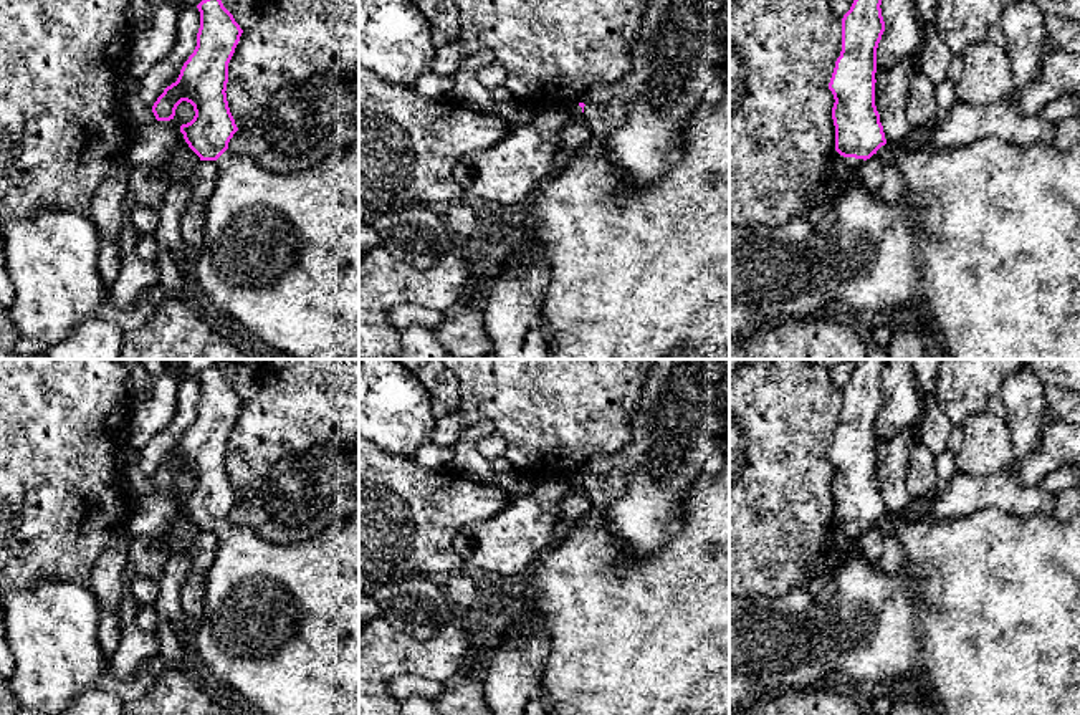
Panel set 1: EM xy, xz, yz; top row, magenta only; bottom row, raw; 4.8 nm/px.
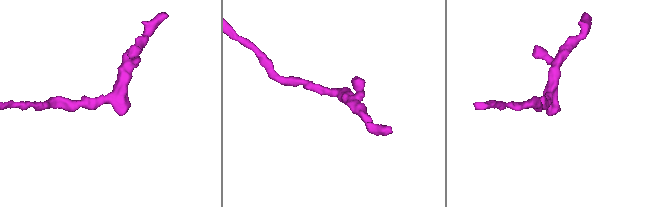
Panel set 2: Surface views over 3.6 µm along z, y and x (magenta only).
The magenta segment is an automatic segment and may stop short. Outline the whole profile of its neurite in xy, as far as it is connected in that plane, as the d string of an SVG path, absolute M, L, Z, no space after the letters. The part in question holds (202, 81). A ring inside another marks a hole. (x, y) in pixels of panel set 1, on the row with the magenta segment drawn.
M202 0L197 8L200 12L197 46L184 63L177 81L167 86L152 106L152 113L157 121L170 121L174 119L175 109L182 101L190 103L194 106L195 116L190 122L180 126L180 132L200 161L213 161L218 169L217 184L205 209L205 240L200 248L195 280L205 298L215 306L217 311L233 318L243 326L246 333L268 348L281 351L293 359L359 359L359 132L349 147L329 156L308 170L294 174L270 172L251 161L248 156L232 154L228 151L228 142L238 127L230 113L225 91L228 83L228 63L235 53L243 30L235 22L233 15L223 7L222 0Z

